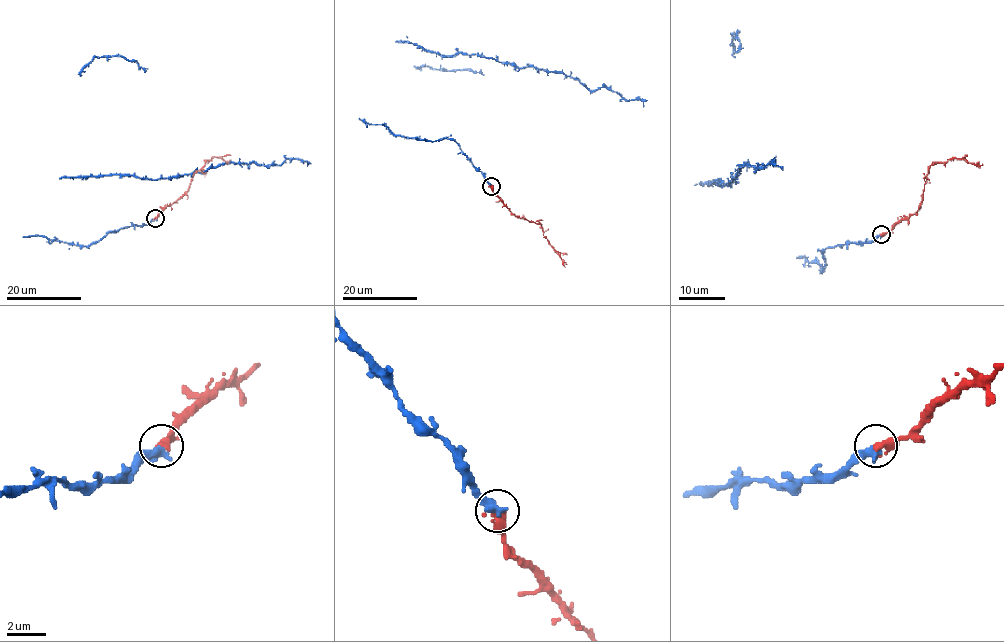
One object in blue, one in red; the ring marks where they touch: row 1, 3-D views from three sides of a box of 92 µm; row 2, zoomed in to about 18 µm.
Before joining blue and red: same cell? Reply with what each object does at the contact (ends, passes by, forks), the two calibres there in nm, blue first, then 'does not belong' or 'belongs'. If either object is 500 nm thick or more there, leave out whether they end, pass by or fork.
550/320 nm | belongs

